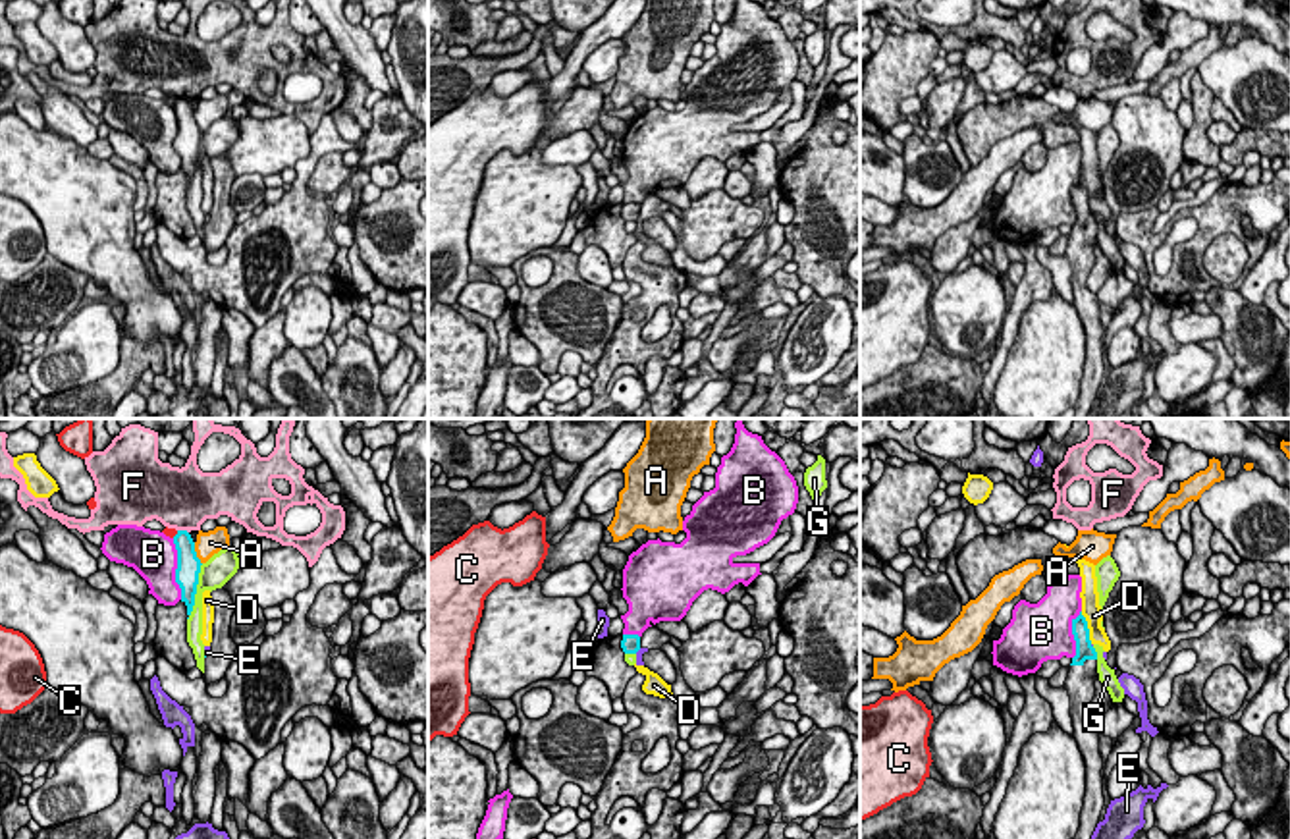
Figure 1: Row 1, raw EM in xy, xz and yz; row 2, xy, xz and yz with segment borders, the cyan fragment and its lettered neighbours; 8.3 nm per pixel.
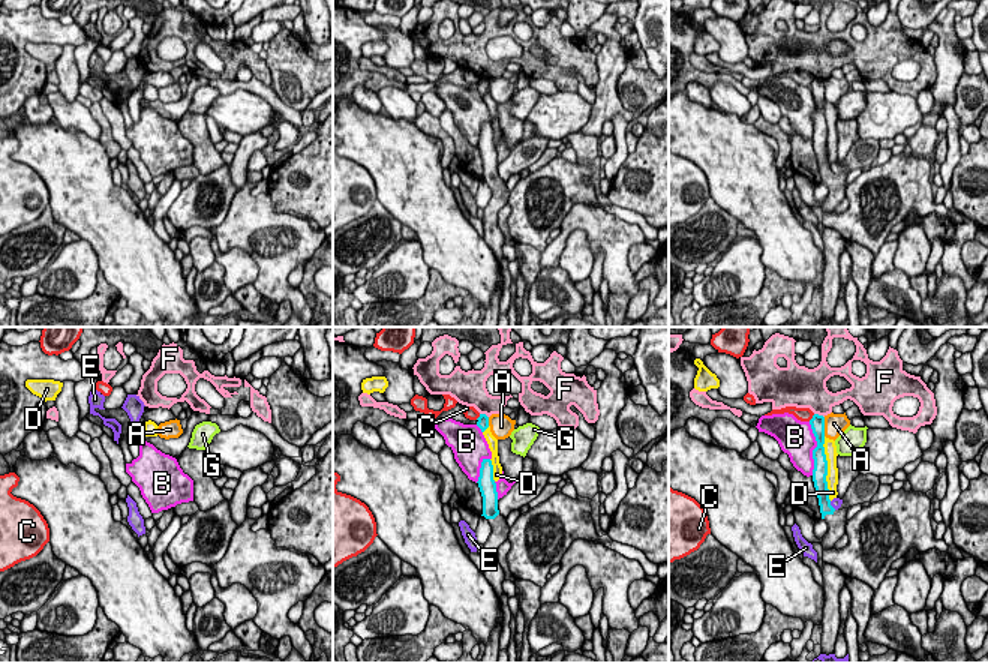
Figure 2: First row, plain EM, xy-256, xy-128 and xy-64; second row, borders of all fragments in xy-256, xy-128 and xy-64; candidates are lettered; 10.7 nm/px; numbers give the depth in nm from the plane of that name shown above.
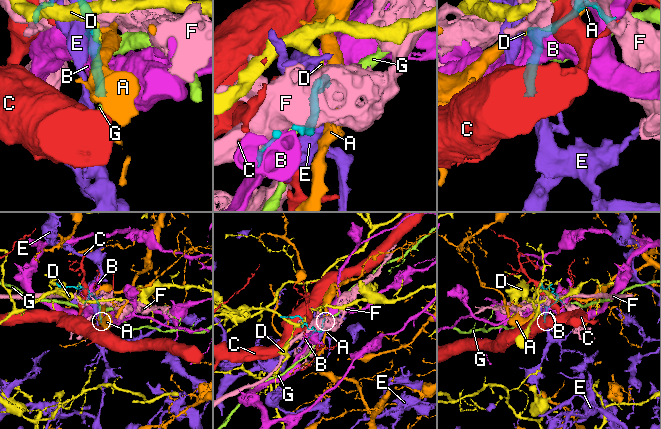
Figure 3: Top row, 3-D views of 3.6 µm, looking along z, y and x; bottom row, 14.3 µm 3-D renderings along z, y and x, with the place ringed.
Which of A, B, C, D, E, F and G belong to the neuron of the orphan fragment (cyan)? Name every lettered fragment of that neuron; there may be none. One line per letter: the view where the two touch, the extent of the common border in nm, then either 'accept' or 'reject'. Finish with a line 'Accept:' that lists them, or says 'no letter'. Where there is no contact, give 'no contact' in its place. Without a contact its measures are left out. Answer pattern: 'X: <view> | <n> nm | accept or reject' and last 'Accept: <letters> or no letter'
A: xy | 200 nm | reject
B: xy | 500 nm | reject
C: xy | 80 nm | reject
D: yz | 280 nm | reject
E: xz | 70 nm | reject
F: xy | 100 nm | reject
G: xy | 500 nm | reject
Accept: no letter

